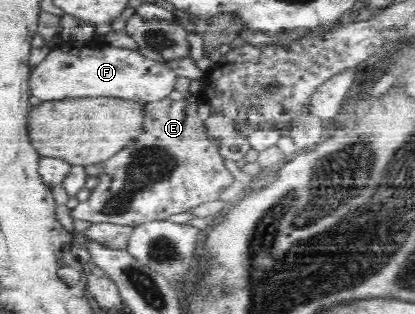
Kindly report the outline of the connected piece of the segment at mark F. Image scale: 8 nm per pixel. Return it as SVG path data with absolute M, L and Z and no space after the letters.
M101 42L98 45L88 45L80 49L72 49L68 53L64 51L51 51L33 68L29 79L29 92L32 97L38 97L42 102L53 102L66 98L85 98L92 96L114 96L124 99L142 100L142 102L155 102L167 97L175 88L176 74L165 62L158 62L147 57L142 57L140 52L132 49L118 49L118 47L106 47Z

